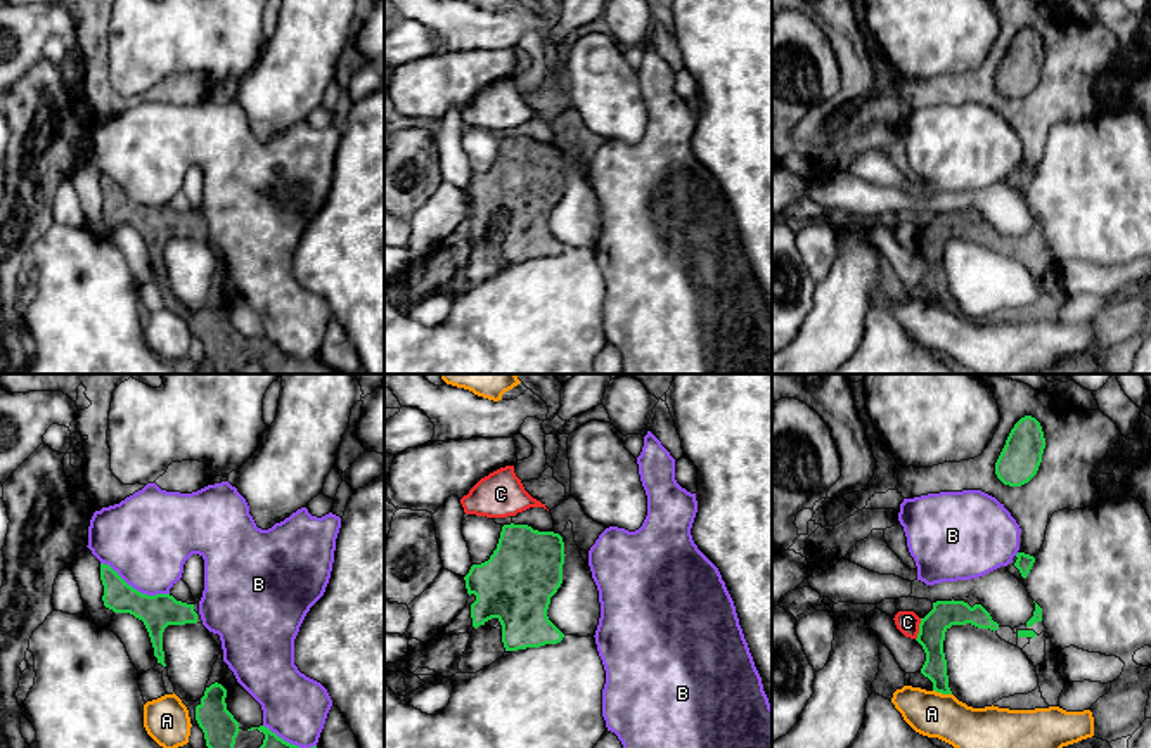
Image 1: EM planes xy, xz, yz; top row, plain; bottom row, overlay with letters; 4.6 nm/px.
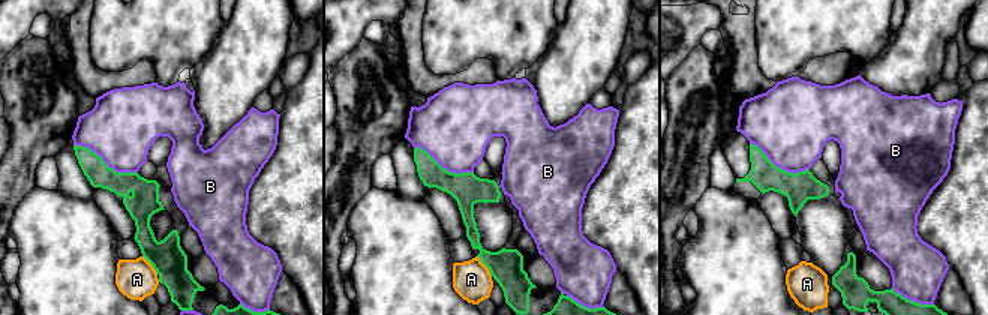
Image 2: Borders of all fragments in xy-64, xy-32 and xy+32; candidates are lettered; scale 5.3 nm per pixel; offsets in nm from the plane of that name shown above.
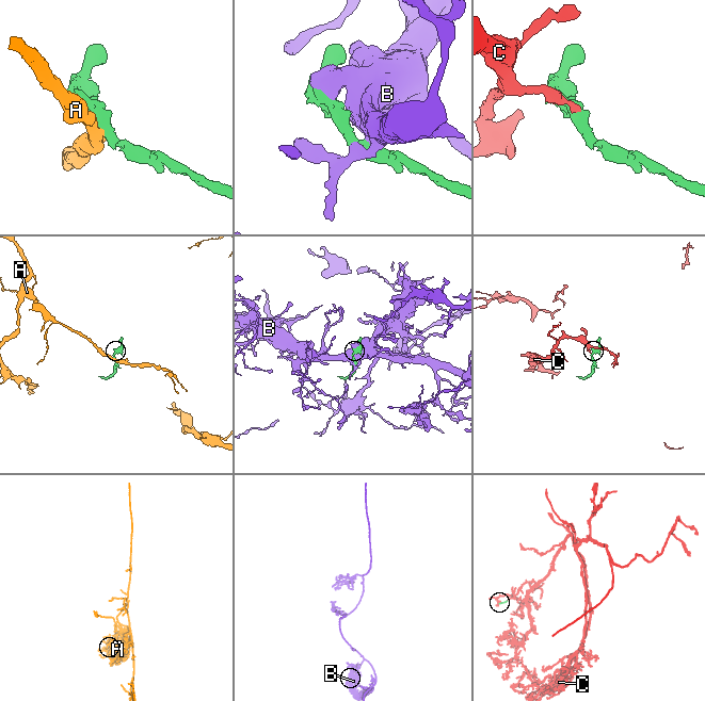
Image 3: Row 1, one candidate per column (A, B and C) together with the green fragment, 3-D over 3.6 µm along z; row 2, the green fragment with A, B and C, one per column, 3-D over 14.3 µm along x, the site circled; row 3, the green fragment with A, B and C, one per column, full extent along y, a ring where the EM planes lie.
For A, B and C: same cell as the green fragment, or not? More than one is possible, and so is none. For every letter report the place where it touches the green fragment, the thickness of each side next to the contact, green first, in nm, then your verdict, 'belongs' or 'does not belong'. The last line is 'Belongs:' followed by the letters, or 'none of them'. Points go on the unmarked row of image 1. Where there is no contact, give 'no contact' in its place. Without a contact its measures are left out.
A: yz (942, 305) | 110/240 nm | does not belong
B: xy (135, 201) | 160/420 nm | does not belong
C: yz (919, 241) | 130/110 nm | does not belong
Belongs: none of them

